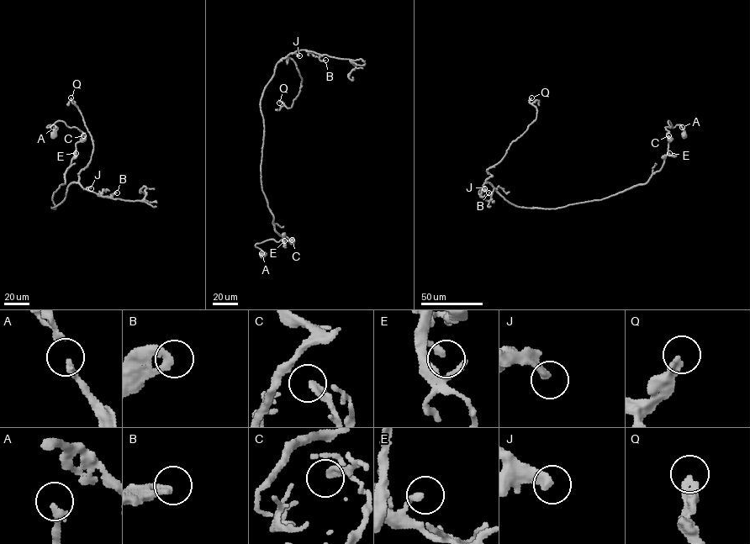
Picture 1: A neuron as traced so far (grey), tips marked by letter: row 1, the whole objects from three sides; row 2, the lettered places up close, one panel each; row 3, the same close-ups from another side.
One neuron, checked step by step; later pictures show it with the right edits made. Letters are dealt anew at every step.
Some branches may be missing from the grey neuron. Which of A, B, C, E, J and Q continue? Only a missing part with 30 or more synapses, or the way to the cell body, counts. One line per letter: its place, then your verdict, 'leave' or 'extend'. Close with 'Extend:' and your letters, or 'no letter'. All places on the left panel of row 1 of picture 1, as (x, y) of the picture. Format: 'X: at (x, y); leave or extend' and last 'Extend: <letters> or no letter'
A: at (53, 127); leave
B: at (117, 192); leave
C: at (83, 135); leave
E: at (76, 153); leave
J: at (91, 188); leave
Q: at (71, 97); leave
Extend: no letter

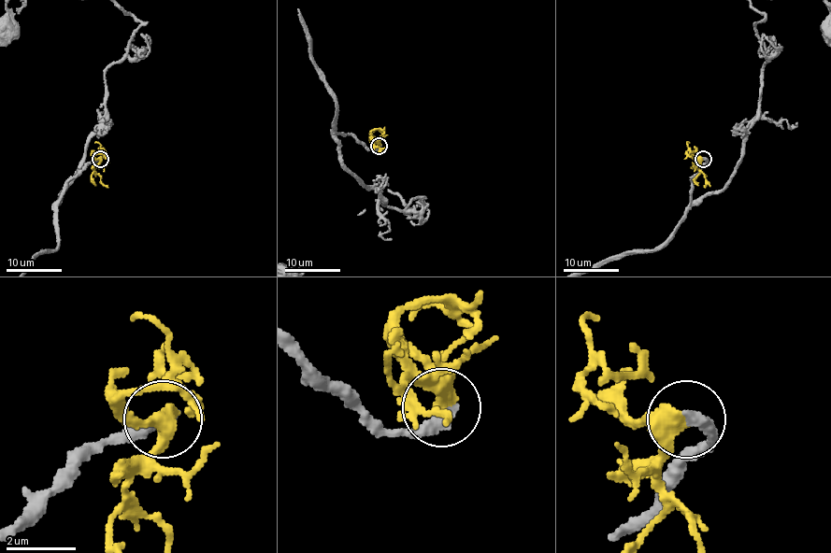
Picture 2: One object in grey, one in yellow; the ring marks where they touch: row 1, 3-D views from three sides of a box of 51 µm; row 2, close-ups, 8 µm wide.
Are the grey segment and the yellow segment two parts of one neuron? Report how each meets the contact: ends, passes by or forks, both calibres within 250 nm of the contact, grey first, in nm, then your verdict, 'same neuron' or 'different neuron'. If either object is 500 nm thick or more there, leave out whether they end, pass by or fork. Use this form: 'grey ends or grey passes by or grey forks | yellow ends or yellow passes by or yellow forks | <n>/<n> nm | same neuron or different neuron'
grey ends | yellow passes by | 420/400 nm | same neuron

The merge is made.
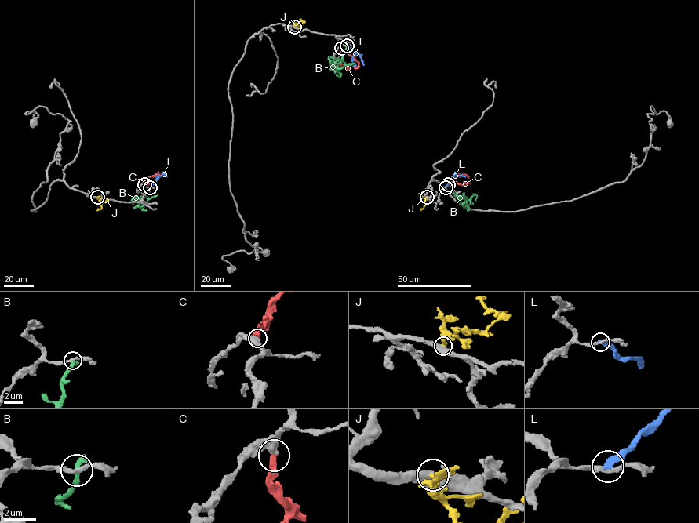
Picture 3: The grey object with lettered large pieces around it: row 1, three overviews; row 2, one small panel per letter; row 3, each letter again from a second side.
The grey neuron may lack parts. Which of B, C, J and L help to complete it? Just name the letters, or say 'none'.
C

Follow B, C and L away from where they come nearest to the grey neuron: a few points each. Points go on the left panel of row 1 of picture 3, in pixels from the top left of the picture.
B: (151, 187), (143, 197), (132, 200), (140, 198), (138, 202), (143, 208), (148, 199), (158, 195)
C: (144, 185), (148, 177), (162, 175), (157, 177)
L: (150, 187), (162, 175), (167, 177)

